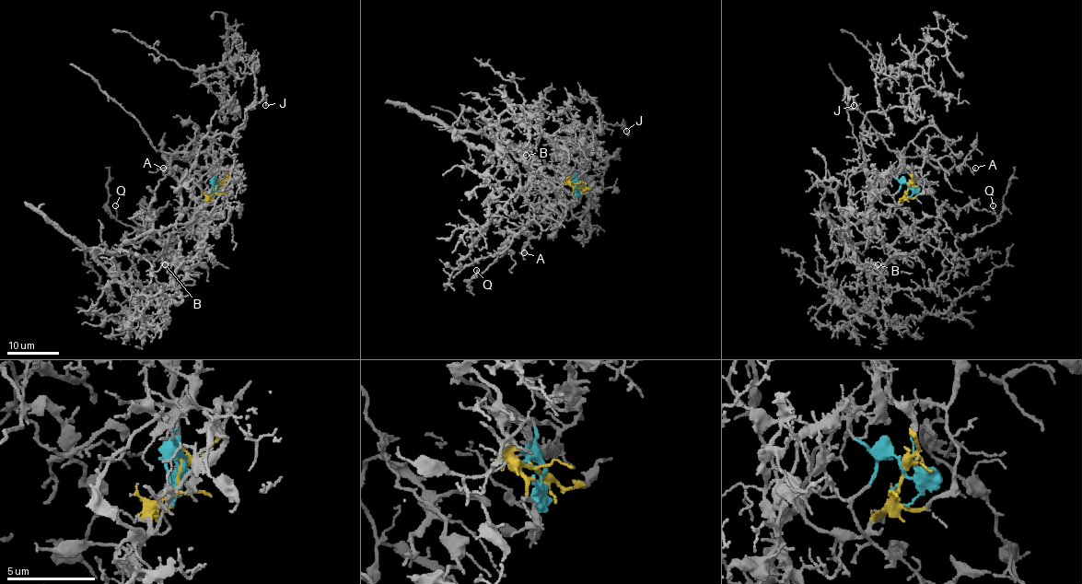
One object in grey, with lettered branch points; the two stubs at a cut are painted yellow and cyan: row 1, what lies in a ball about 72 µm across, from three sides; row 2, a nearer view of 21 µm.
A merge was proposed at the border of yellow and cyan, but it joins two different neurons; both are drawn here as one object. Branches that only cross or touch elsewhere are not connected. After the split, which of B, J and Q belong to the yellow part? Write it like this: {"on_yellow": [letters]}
{"on_yellow": ["B", "Q"]}

